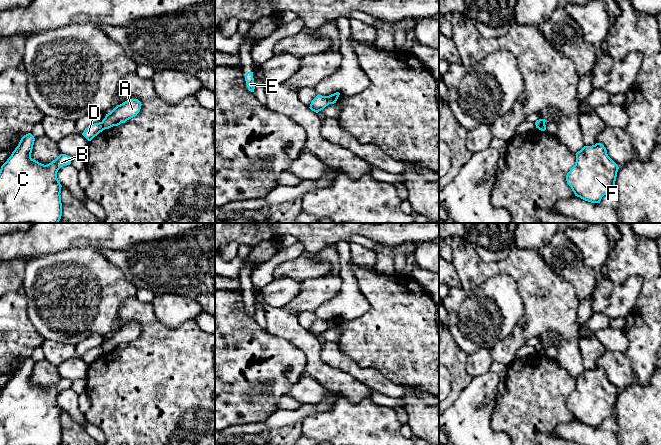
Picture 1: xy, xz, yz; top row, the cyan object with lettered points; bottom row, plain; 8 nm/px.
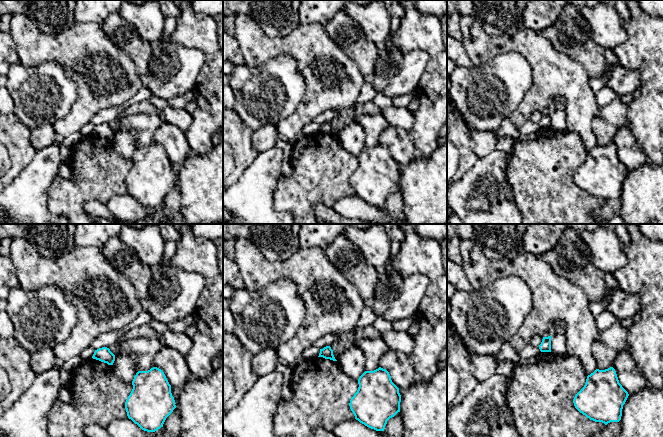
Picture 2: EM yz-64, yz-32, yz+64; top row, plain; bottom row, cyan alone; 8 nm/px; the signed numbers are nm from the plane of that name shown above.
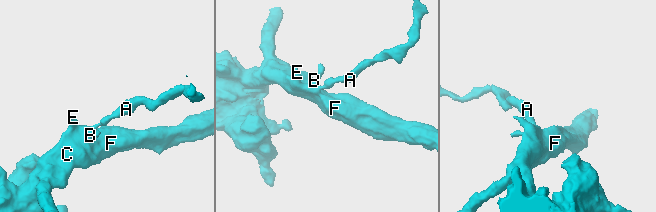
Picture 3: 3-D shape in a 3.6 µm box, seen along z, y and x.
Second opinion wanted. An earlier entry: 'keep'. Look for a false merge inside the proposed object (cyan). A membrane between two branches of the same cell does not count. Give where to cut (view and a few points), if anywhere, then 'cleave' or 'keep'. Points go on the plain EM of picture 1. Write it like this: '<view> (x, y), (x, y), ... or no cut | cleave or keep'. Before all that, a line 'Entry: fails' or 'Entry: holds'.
Entry: fails
xz (325, 320), (329, 327) | cleave

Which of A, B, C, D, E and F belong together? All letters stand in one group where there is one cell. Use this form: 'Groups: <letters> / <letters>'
Groups: A / B C D E F

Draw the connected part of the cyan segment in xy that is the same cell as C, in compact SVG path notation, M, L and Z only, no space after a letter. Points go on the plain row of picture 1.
M31 357L24 359L11 380L0 393L0 445L60 445L62 440L61 411L57 396L71 388L72 381L60 378L51 387L44 389L31 382L35 362Z

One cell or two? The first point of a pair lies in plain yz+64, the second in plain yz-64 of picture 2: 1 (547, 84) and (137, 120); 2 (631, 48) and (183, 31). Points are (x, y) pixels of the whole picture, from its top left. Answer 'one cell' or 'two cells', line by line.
1: two cells
2: one cell

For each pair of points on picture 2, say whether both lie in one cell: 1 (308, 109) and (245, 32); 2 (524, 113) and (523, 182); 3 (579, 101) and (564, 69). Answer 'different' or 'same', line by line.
1: same
2: different
3: same

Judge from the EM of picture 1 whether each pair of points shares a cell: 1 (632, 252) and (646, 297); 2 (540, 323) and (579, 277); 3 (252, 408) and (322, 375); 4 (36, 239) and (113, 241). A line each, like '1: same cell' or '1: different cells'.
1: same cell
2: different cells
3: different cells
4: same cell

